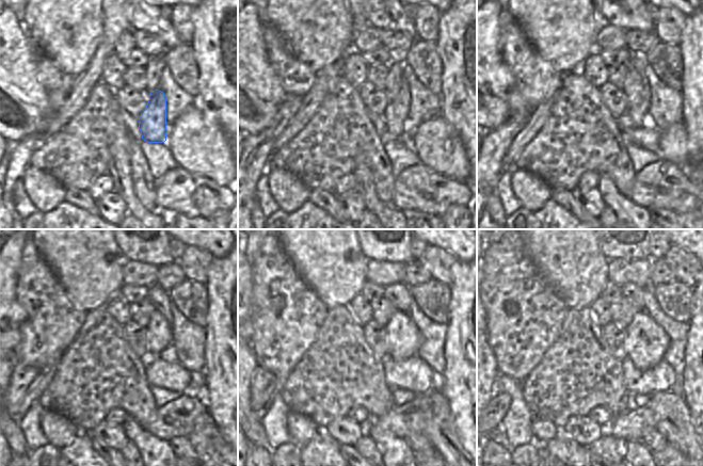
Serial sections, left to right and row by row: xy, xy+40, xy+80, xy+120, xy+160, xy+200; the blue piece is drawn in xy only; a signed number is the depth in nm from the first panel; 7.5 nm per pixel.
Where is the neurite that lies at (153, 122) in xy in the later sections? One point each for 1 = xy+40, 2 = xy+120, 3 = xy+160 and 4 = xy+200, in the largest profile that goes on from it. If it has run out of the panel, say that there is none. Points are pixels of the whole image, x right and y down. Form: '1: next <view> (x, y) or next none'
1: next xy+40 (396, 111)
2: next xy+120 (159, 298)
3: next xy+160 (399, 294)
4: next xy+200 (635, 293)

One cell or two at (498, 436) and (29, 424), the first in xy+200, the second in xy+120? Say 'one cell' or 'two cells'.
two cells

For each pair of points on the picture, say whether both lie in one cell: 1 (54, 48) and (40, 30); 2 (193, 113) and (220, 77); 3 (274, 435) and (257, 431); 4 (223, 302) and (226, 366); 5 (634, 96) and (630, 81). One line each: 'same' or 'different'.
1: same
2: different
3: different
4: same
5: same

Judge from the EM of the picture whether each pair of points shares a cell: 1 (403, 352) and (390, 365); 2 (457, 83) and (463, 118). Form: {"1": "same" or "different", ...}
{"1": "different", "2": "same"}

